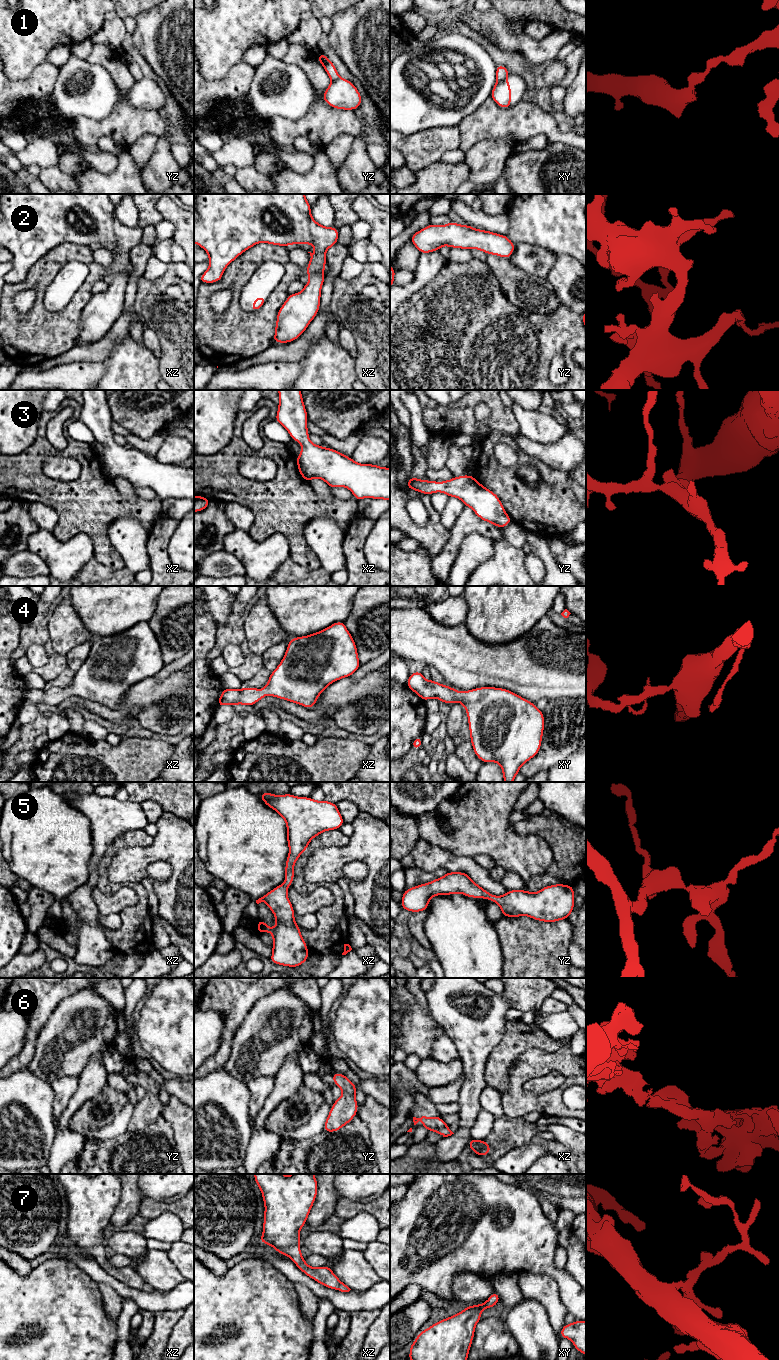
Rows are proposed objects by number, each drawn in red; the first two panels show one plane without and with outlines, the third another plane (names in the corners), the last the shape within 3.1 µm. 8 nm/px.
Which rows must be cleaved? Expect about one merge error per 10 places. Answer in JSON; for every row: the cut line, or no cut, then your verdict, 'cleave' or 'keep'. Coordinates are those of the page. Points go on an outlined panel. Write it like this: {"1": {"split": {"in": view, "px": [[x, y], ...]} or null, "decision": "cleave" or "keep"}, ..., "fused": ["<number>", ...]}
{"1": {"split": {"in": "xy", "px": [[508, 75], [497, 82]]}, "decision": "cleave"}, "2": {"split": null, "decision": "keep"}, "3": {"split": null, "decision": "keep"}, "4": {"split": null, "decision": "keep"}, "5": {"split": null, "decision": "keep"}, "6": {"split": null, "decision": "keep"}, "7": {"split": null, "decision": "keep"}, "fused": ["1"]}

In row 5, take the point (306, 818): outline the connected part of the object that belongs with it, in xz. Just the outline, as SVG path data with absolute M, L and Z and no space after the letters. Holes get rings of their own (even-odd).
M262 792L259 796L285 820L289 854L284 883L256 900L257 904L267 904L274 914L276 926L269 928L264 920L259 919L256 927L259 934L270 932L273 937L273 953L269 960L273 964L296 968L308 960L309 952L287 895L294 881L295 863L314 837L324 831L340 829L345 822L337 804L325 799L316 801L311 797L297 797L290 793L274 795L270 792Z

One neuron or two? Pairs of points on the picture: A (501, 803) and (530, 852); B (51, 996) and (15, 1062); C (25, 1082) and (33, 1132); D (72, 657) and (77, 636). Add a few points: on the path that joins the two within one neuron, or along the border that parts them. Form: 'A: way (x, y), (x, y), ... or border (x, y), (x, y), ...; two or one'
A: way (501, 816), (501, 827), (517, 843); one
B: way (41, 1013), (41, 1018), (35, 1024), (29, 1047); one
C: way (25, 1094), (25, 1103), (33, 1113), (32, 1120); one
D: border (90, 639), (74, 646), (65, 655); two

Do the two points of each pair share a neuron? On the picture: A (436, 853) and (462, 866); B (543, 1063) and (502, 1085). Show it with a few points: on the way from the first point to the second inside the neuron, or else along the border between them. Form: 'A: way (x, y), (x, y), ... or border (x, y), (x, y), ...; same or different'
A: way (442, 858), (451, 863), (456, 863); same
B: border (515, 1060), (508, 1071), (508, 1088), (501, 1093); different

